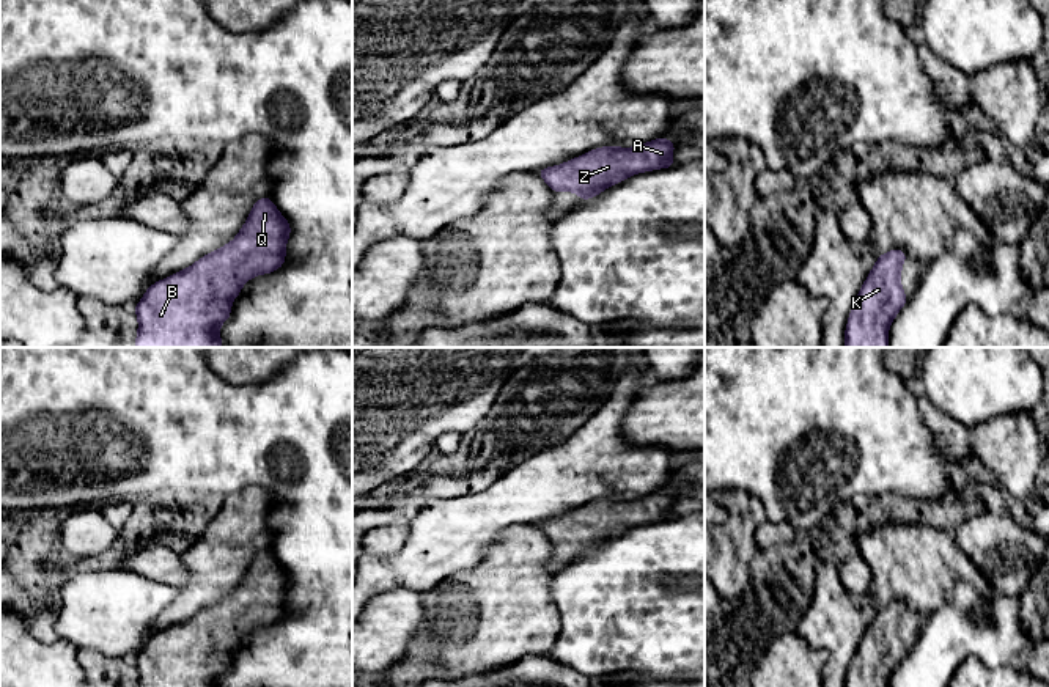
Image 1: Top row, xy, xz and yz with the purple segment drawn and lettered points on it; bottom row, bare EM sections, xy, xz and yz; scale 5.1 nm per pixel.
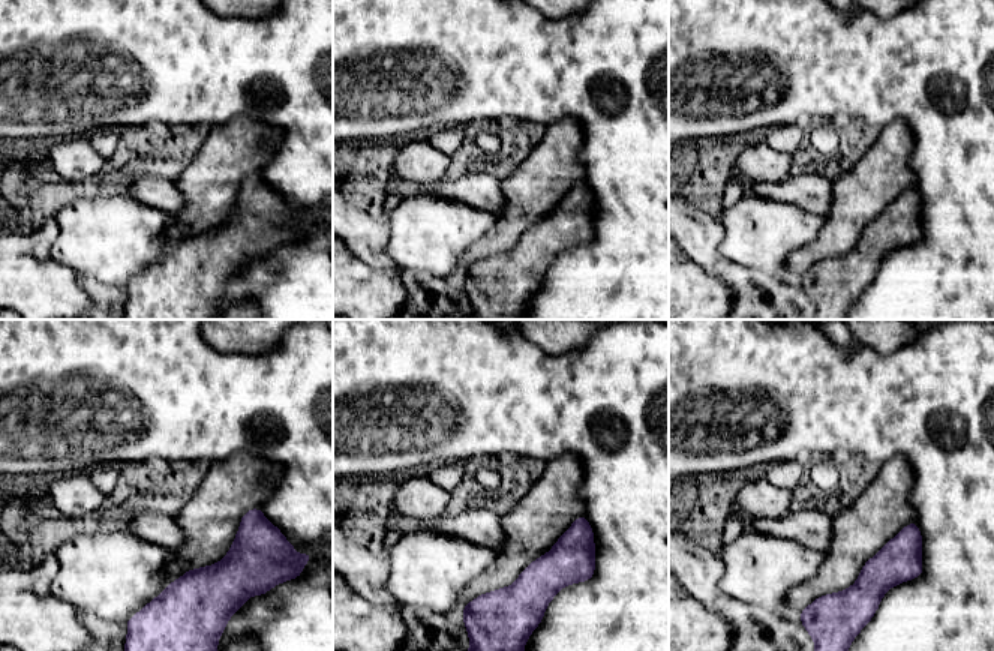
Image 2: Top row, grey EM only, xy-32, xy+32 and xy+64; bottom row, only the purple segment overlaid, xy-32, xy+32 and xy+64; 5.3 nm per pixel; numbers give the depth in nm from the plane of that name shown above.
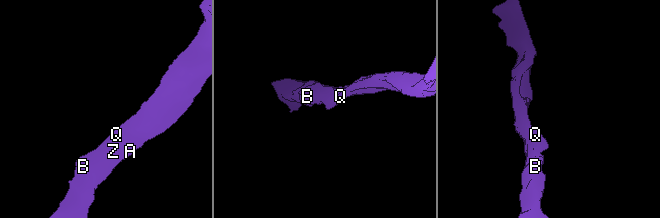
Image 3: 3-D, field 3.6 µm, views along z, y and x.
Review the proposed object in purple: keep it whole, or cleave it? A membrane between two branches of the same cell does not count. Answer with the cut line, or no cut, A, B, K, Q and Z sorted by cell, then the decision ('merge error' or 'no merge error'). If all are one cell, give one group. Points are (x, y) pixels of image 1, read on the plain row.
no cut; A B K Q Z; no merge error

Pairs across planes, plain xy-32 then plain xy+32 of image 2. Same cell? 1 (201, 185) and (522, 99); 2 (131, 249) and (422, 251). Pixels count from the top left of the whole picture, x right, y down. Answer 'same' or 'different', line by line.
1: different
2: same

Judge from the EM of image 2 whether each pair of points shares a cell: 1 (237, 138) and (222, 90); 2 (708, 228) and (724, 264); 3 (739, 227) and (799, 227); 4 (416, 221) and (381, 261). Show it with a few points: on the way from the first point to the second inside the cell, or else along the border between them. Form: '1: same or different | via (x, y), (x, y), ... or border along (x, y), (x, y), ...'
1: different | border along (266, 123), (246, 116), (234, 116), (212, 128)
2: same | via (708, 237), (708, 249), (715, 257)
3: same | via (754, 231), (784, 228)
4: different | border along (386, 218), (386, 254), (396, 264), (416, 272)

